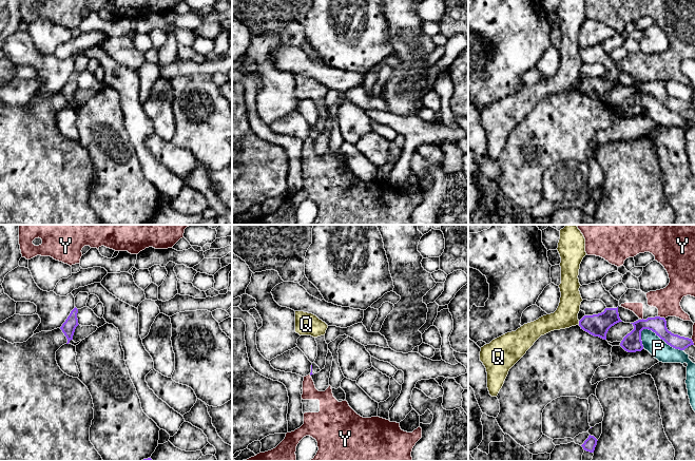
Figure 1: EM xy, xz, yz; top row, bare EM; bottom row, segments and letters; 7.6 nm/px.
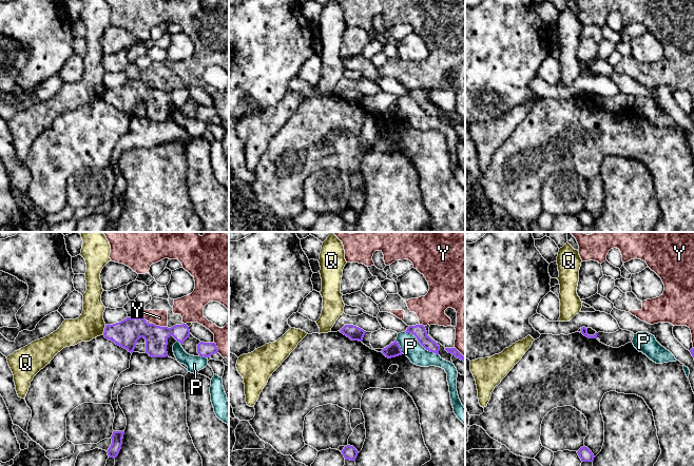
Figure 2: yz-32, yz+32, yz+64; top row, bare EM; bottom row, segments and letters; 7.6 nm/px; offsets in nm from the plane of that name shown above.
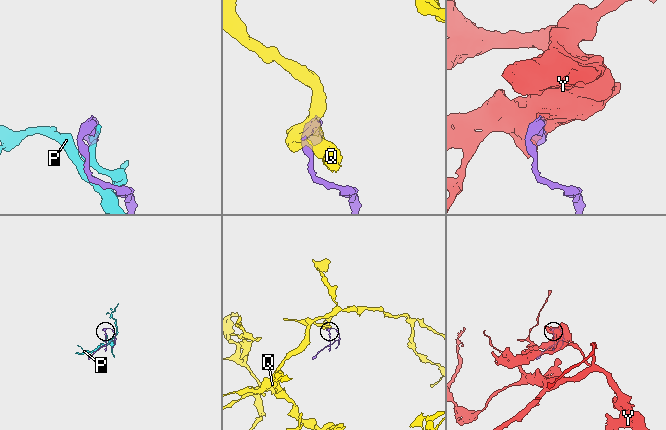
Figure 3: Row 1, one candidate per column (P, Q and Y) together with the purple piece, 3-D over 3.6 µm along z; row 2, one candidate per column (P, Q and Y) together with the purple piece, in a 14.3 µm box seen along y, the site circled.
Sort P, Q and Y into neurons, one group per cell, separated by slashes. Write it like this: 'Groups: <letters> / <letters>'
Groups: P / Q / Y

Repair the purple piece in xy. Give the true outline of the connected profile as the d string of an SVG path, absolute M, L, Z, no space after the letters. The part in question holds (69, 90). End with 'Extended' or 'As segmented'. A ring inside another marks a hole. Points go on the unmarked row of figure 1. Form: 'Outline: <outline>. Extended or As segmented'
Outline: M79 56L75 61L75 72L71 75L70 79L60 91L60 93L67 102L66 108L69 108L71 103L73 103L75 93L79 89L77 82L78 74L86 70L88 63L88 56Z. Extended

